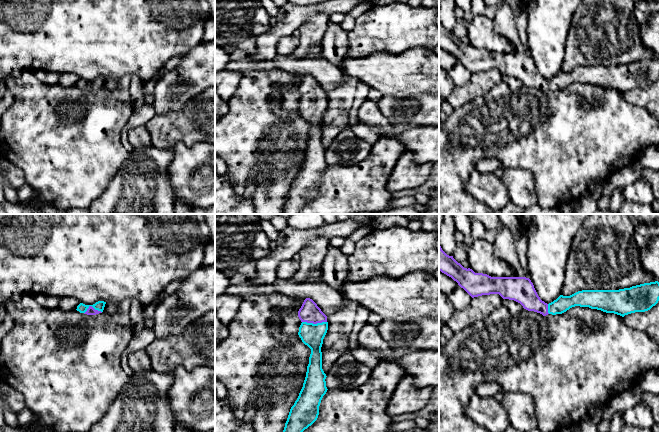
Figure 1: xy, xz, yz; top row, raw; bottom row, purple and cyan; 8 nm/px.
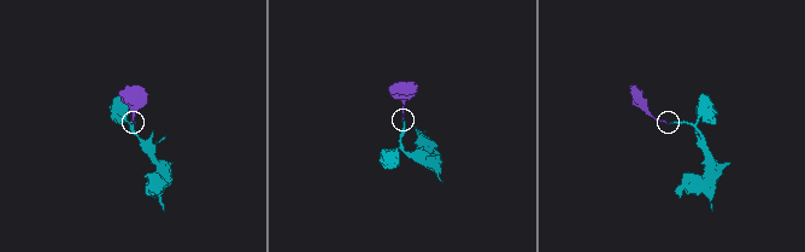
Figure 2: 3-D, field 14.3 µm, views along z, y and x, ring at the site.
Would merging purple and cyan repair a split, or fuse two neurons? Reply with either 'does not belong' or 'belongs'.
belongs

